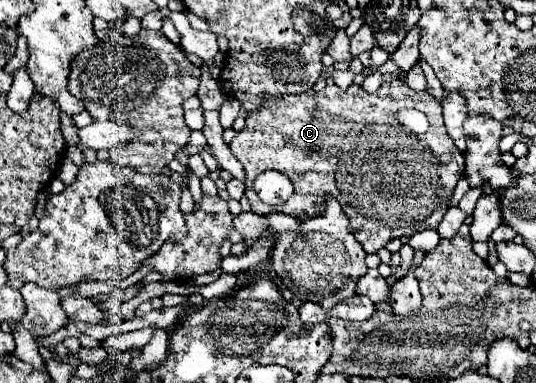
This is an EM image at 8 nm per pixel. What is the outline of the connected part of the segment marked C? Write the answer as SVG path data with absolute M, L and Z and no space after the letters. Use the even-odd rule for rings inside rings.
M328 78L326 82L326 88L320 92L310 90L298 96L270 100L262 110L250 112L246 118L246 128L236 132L234 140L230 142L232 154L242 162L246 170L244 184L246 196L252 204L252 212L268 216L276 210L300 220L314 218L322 214L322 192L330 192L342 204L342 210L350 220L350 230L368 254L378 252L394 238L412 236L428 228L438 228L444 212L450 208L452 190L464 172L464 154L458 152L456 144L452 144L450 136L446 134L440 102L428 92L414 92L402 78L382 84L374 94L364 92L364 88L358 84L350 84L346 90L342 90L332 78ZM408 106L422 110L428 116L430 128L426 134L414 136L404 132L396 124L394 114L400 108ZM275 166L292 180L296 188L288 202L280 208L262 204L252 190L254 178L265 169L277 170Z

